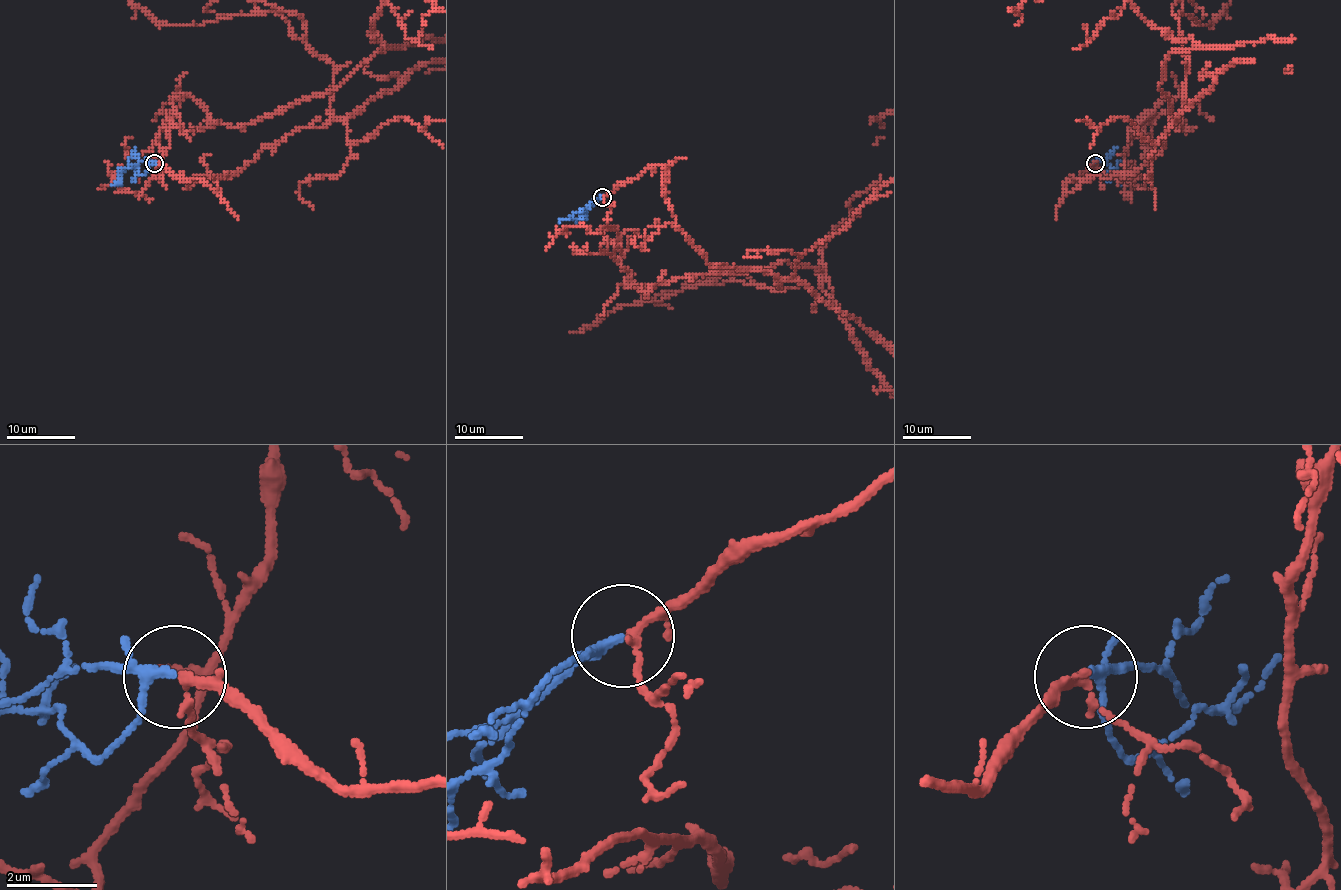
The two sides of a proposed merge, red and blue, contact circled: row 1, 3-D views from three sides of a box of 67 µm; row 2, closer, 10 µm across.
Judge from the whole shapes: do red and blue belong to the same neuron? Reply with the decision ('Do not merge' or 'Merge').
Merge

